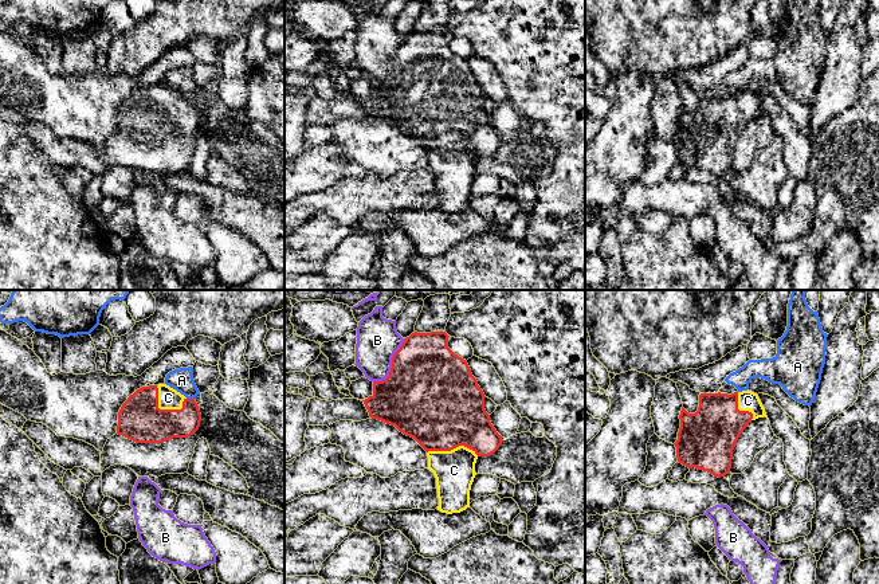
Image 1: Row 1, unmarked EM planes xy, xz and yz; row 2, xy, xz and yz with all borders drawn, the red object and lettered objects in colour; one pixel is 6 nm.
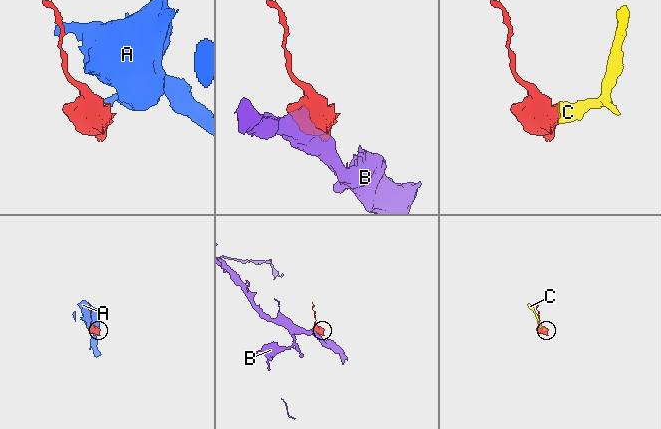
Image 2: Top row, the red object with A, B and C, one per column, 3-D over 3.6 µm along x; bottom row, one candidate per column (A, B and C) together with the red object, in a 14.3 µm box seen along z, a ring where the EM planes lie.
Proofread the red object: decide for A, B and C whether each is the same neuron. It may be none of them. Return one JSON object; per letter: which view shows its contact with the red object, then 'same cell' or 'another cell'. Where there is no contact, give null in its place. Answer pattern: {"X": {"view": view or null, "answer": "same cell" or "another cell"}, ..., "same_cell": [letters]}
{"A": {"view": "xy", "answer": "another cell"}, "B": {"view": "xz", "answer": "another cell"}, "C": {"view": "xy", "answer": "same cell"}, "same_cell": ["C"]}

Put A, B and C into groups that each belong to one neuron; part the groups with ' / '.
A / B / C

